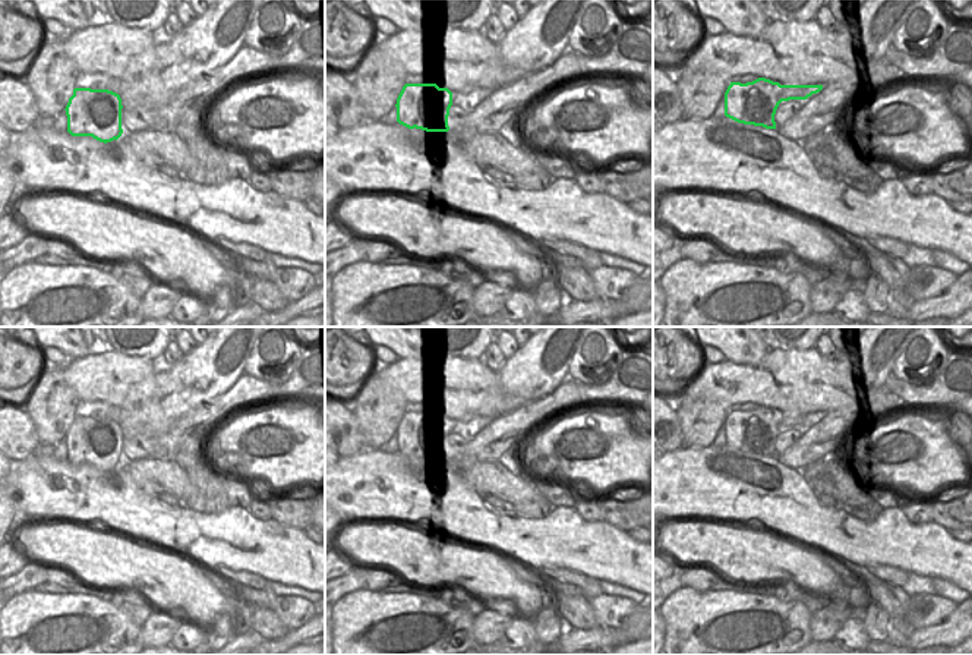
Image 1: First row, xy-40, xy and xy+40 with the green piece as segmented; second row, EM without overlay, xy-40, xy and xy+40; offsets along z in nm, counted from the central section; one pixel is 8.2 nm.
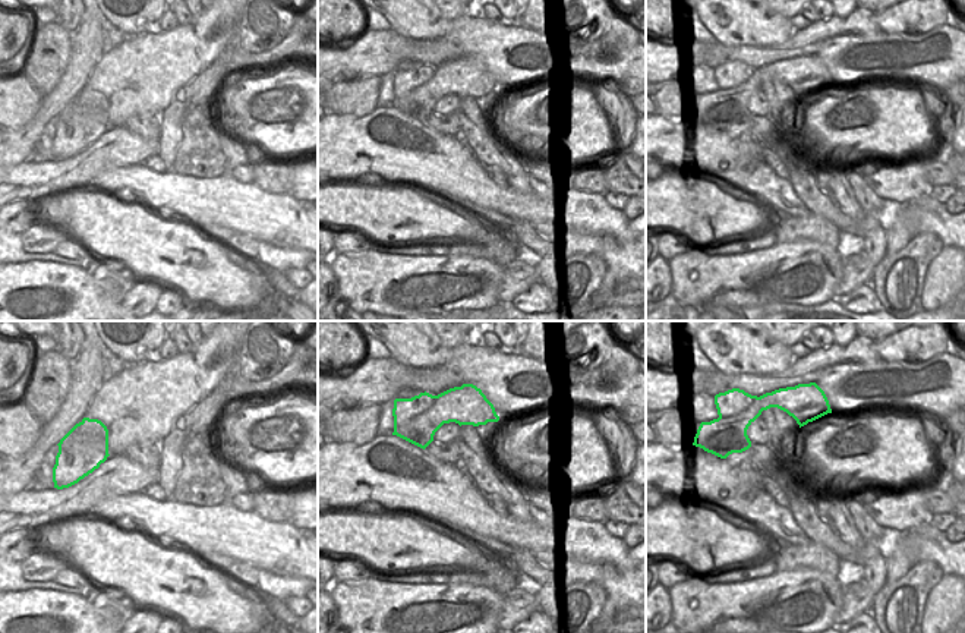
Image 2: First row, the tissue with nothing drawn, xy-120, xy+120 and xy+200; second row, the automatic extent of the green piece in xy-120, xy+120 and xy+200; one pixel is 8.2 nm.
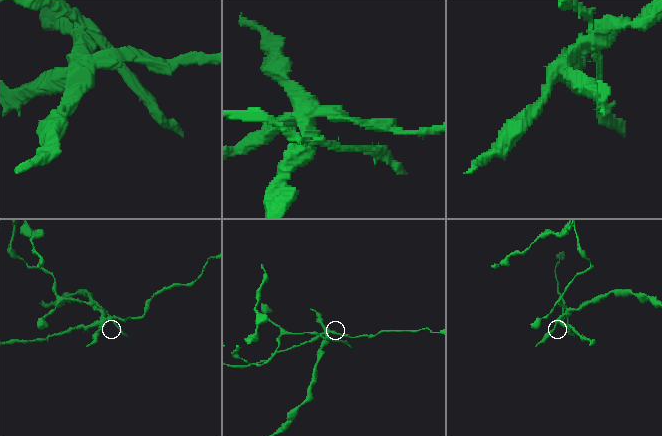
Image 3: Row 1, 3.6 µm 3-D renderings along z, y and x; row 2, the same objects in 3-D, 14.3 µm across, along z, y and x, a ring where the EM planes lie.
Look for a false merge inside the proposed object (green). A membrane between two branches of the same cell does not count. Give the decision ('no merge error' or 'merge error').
merge error

